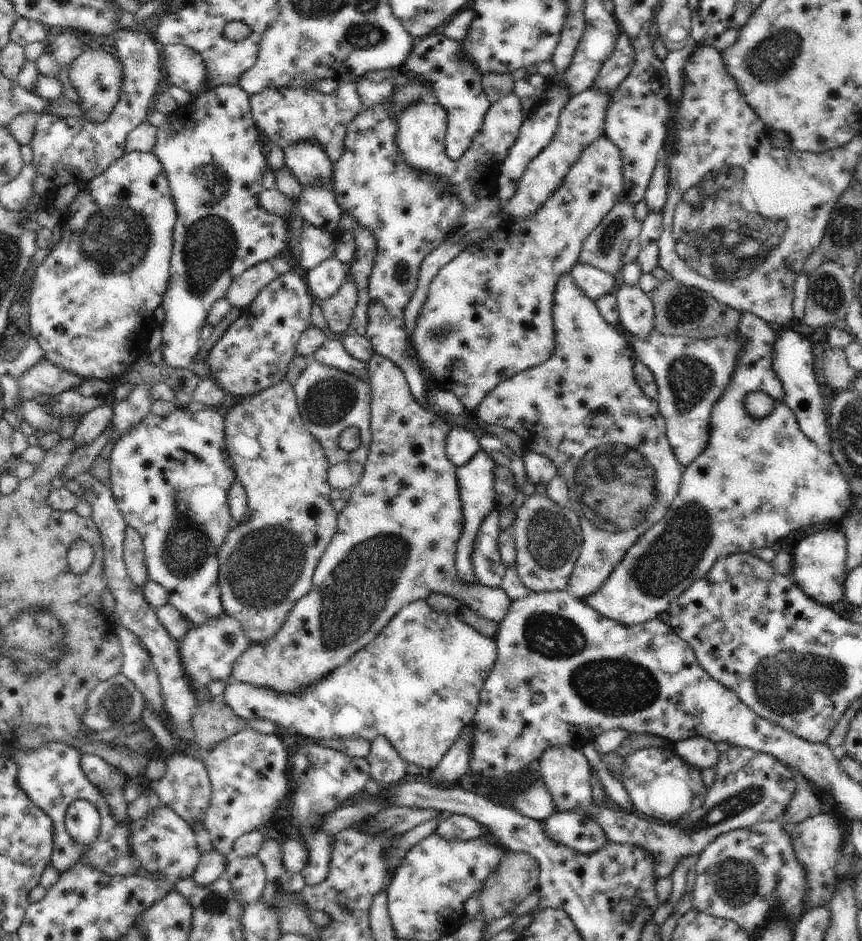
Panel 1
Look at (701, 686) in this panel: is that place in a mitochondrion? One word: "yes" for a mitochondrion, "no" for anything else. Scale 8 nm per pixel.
no

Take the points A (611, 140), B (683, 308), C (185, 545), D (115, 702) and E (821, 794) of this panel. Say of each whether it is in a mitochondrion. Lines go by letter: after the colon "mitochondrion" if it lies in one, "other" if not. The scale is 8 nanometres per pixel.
A: other
B: mitochondrion
C: mitochondrion
D: mitochondrion
E: other

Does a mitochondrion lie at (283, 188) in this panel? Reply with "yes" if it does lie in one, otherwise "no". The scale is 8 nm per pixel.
no

